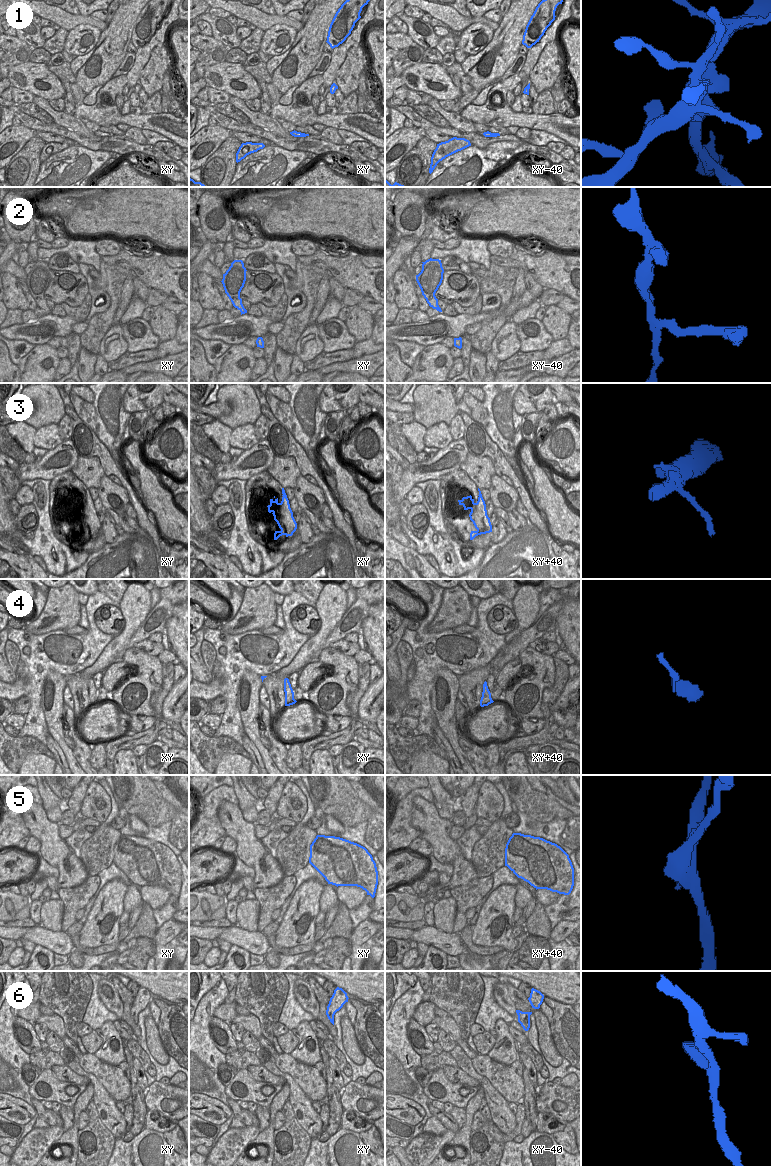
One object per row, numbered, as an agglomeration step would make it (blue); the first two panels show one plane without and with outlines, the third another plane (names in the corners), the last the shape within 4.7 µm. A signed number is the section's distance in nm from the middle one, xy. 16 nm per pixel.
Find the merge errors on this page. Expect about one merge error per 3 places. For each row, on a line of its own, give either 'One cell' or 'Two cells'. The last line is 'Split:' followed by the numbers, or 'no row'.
1: Two cells
2: One cell
3: One cell
4: One cell
5: Two cells
6: One cell
Split: 1, 5.

